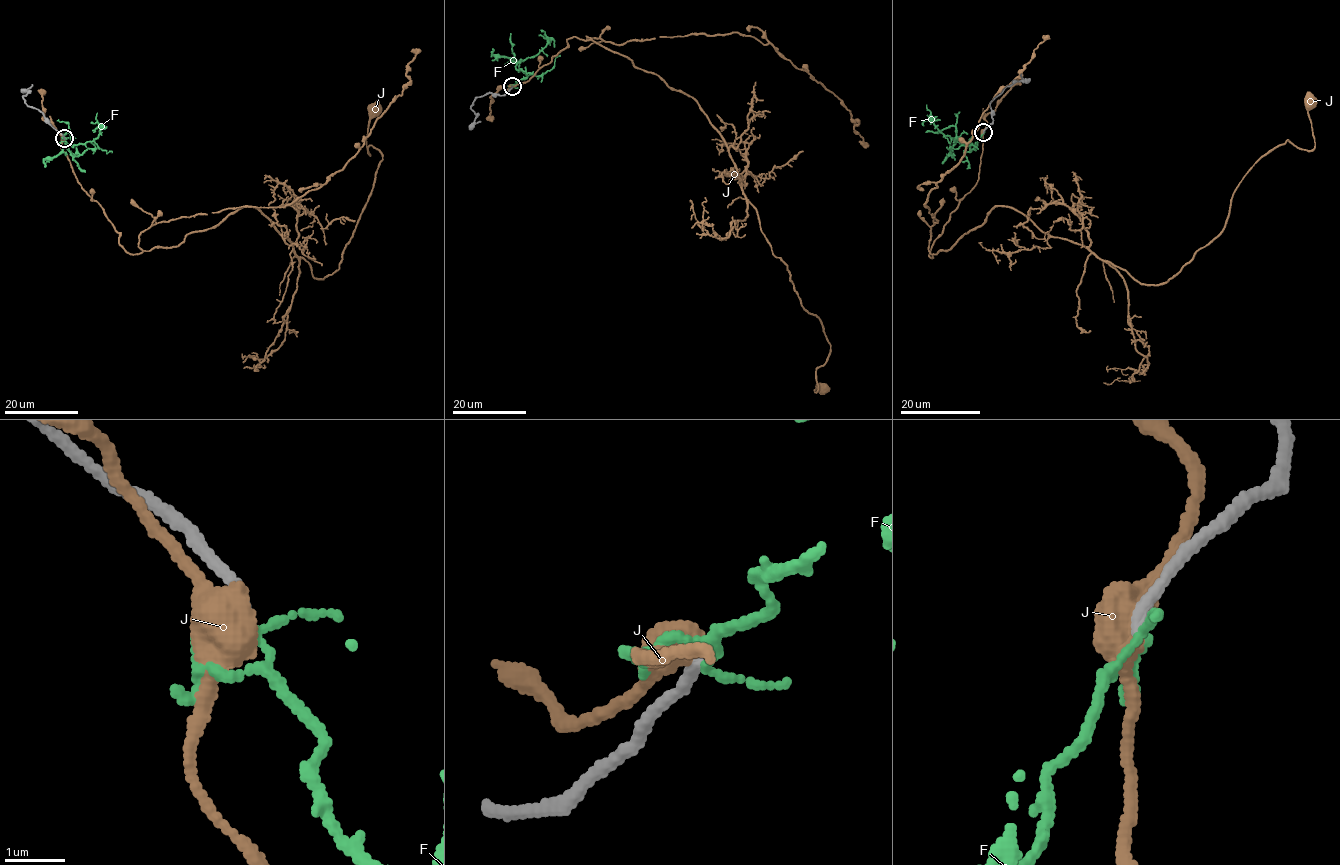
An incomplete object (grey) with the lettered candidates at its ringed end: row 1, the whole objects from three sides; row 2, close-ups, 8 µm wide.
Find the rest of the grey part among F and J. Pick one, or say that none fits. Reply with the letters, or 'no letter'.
no letter

